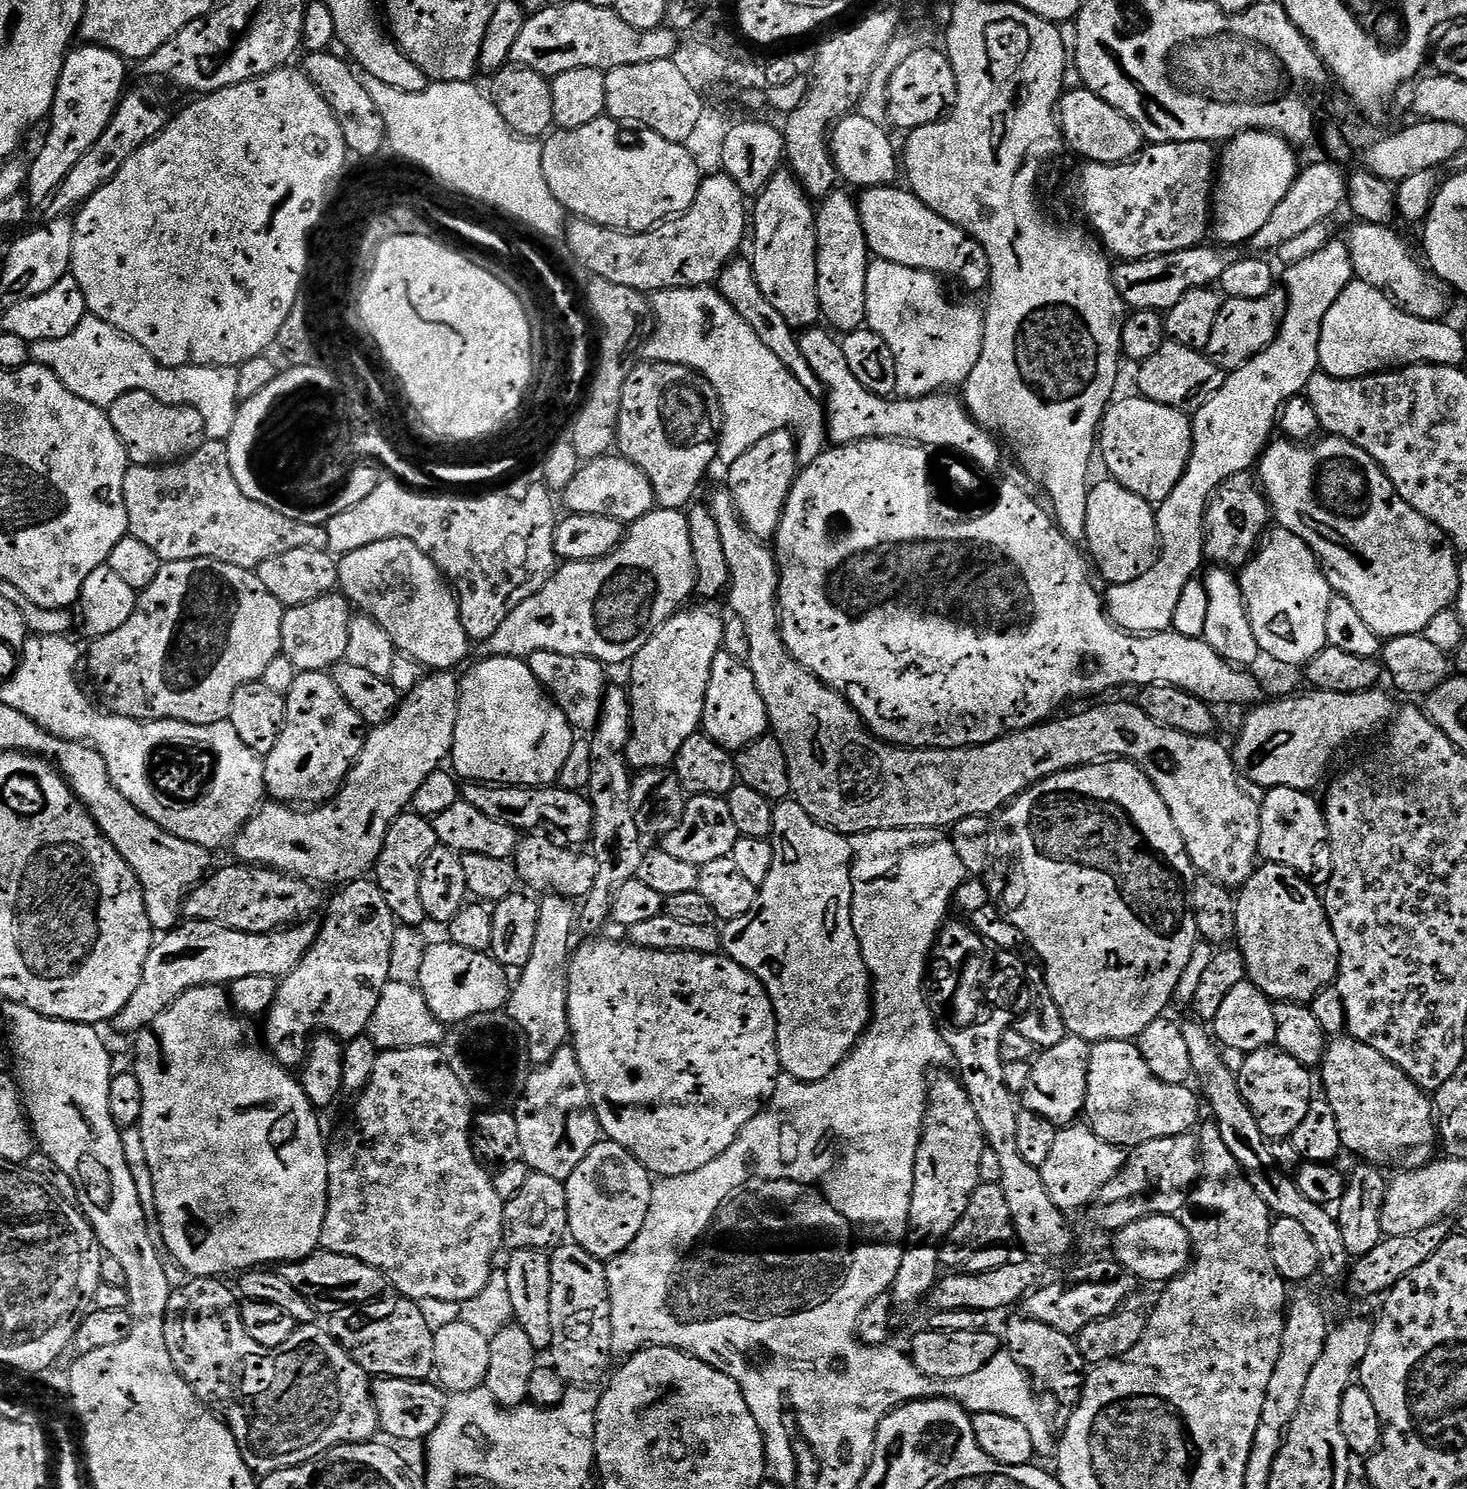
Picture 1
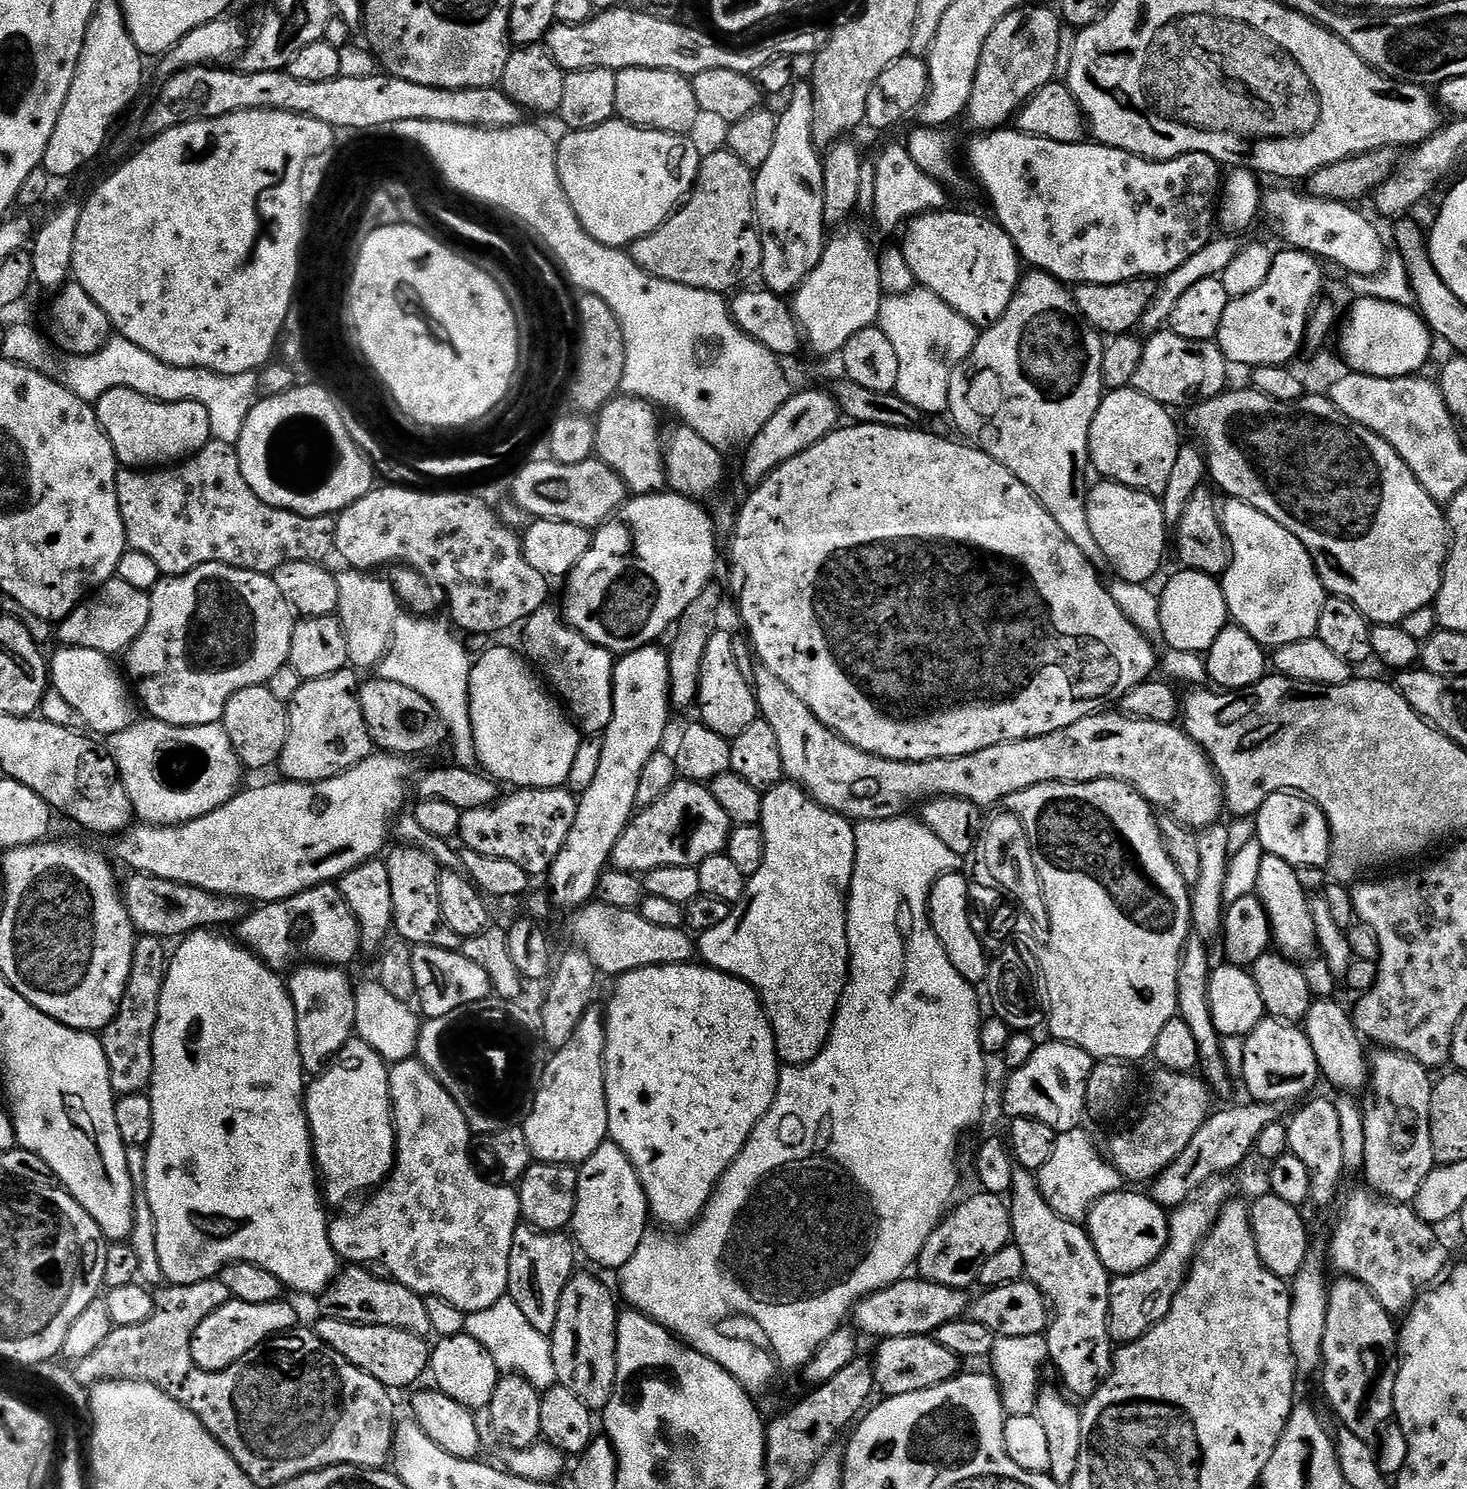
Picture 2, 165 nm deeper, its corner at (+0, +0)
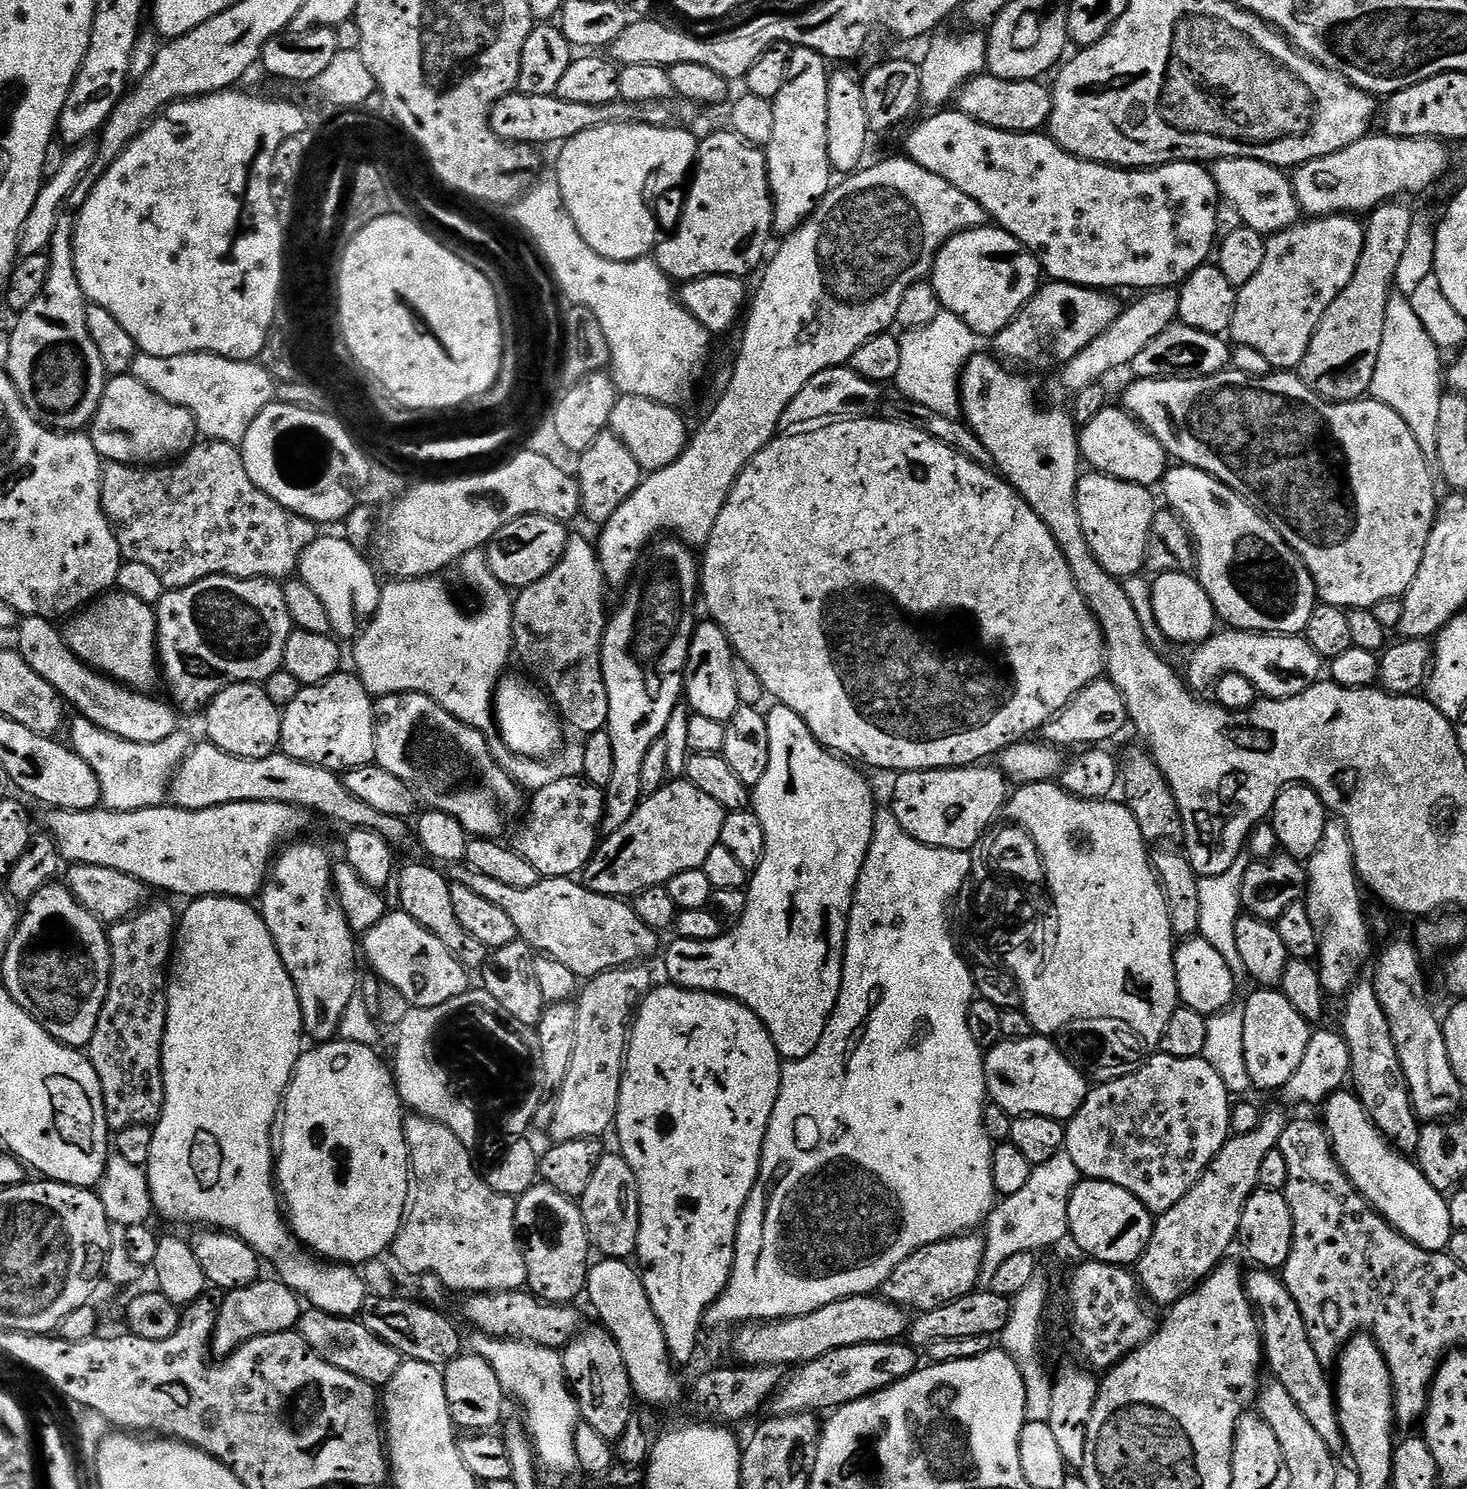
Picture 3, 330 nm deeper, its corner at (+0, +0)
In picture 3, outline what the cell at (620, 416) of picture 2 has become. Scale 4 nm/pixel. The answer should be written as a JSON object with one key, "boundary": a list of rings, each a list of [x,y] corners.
{"boundary":[[[605,430],[585,452],[579,453],[580,465],[574,468],[574,475],[580,486],[580,507],[583,519],[588,519],[595,526],[602,526],[638,490],[642,479],[642,470],[634,459],[634,454],[611,430]]]}

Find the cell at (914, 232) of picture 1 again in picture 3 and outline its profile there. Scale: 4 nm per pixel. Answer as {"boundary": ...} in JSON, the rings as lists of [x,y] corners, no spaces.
{"boundary":[[[968,228],[941,246],[930,283],[943,311],[953,312],[977,337],[995,338],[1030,302],[1042,283],[1042,269],[1035,256],[1003,228]]]}

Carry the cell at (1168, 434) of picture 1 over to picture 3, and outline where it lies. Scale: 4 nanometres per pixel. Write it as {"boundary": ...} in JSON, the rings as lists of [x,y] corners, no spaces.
{"boundary":[[[1105,406],[1095,414],[1088,424],[1078,432],[1080,455],[1089,469],[1102,476],[1113,476],[1131,484],[1141,484],[1143,488],[1152,488],[1163,481],[1170,467],[1170,457],[1164,447],[1153,438],[1152,433],[1144,429],[1138,420],[1132,419],[1123,407]]]}

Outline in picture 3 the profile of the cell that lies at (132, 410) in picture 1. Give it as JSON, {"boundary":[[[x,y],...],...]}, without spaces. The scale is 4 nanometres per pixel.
{"boundary":[[[131,374],[111,377],[105,383],[102,402],[90,425],[90,435],[101,460],[133,466],[167,465],[185,456],[198,443],[192,412],[174,402],[166,402],[166,398],[142,386]]]}

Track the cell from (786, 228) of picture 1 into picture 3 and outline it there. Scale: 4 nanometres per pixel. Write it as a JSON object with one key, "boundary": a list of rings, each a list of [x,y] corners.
{"boundary":[[[809,48],[792,49],[788,81],[772,101],[774,134],[766,146],[768,185],[772,191],[772,222],[777,233],[791,234],[816,211],[834,184],[826,150],[826,94],[829,61]]]}

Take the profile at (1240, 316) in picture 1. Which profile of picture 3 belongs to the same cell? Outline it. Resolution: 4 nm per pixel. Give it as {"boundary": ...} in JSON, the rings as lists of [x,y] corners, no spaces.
{"boundary":[[[1355,215],[1321,216],[1308,218],[1296,223],[1293,228],[1267,237],[1266,258],[1262,258],[1262,267],[1258,274],[1250,278],[1239,288],[1234,306],[1234,318],[1230,329],[1230,340],[1236,346],[1250,346],[1250,350],[1258,350],[1266,362],[1270,362],[1273,370],[1299,369],[1302,358],[1306,358],[1306,350],[1314,338],[1314,330],[1318,330],[1318,322],[1322,322],[1322,314],[1330,310],[1330,302],[1346,290],[1350,278],[1354,278],[1354,270],[1358,270],[1358,258],[1362,258],[1365,225],[1360,224]]]}

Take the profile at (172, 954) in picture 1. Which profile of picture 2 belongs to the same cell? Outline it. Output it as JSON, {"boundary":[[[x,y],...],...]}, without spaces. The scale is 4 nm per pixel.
{"boundary":[[[335,883],[319,884],[318,887],[306,890],[297,896],[292,896],[289,900],[279,900],[273,904],[260,904],[257,909],[257,912],[249,911],[244,919],[240,921],[238,925],[238,931],[240,931],[240,933],[238,933],[238,939],[245,948],[249,948],[249,950],[253,952],[254,955],[256,955],[256,957],[267,966],[267,968],[271,968],[274,972],[284,974],[293,966],[299,966],[305,962],[319,962],[329,966],[348,966],[348,963],[350,963],[356,955],[361,955],[362,945],[360,943],[360,923],[356,921],[355,914],[350,910],[346,898],[340,893],[339,887],[337,887]]]}

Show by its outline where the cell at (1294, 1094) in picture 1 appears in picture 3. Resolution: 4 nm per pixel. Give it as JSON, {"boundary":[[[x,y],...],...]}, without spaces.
{"boundary":[[[1256,990],[1248,1001],[1242,1004],[1242,1050],[1246,1050],[1246,1070],[1250,1070],[1252,1088],[1275,1088],[1281,1090],[1294,1077],[1294,1072],[1305,1057],[1313,1029],[1294,1006],[1290,1006],[1283,992],[1279,990]]]}

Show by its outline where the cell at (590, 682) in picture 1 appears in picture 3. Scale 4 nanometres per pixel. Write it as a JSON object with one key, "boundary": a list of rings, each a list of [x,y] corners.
{"boundary":[[[572,534],[569,535],[568,545],[558,566],[554,566],[554,570],[550,570],[546,578],[523,589],[514,600],[515,651],[518,656],[520,652],[525,666],[537,676],[535,679],[546,689],[563,723],[569,729],[577,728],[581,734],[602,732],[608,726],[608,695],[600,657],[604,645],[604,629],[608,627],[610,619],[609,613],[604,613],[604,588],[606,589],[604,571],[593,541],[591,544],[586,537]]]}

